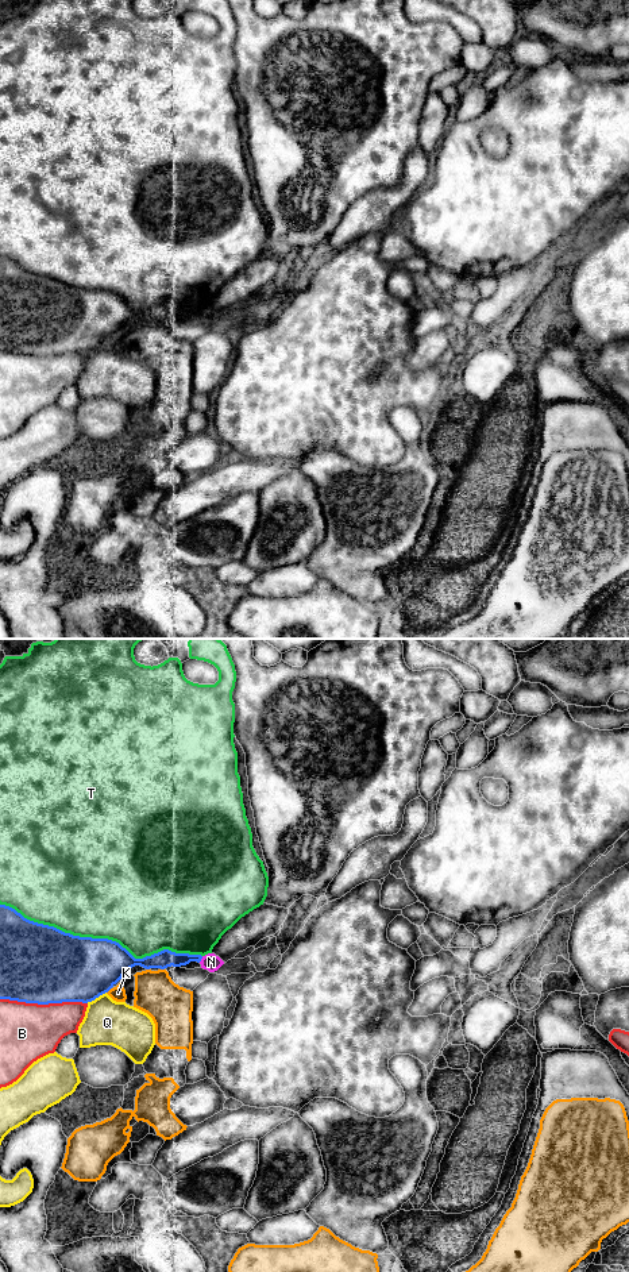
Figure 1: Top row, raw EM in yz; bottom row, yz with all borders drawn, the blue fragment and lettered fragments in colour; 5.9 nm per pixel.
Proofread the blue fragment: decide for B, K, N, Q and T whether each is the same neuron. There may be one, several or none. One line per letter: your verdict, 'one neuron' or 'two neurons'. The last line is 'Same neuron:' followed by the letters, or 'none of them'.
B: two neurons
K: two neurons
N: two neurons
Q: two neurons
T: two neurons
Same neuron: none of them

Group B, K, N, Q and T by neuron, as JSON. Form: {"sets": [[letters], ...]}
{"sets": [["B"], ["K"], ["N"], ["Q"], ["T"]]}

